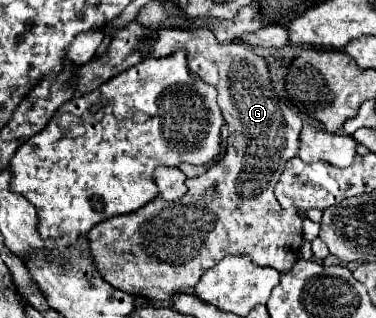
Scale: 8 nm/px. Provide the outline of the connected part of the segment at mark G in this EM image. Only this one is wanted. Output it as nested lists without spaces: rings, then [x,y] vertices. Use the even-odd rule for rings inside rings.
[[[161,28],[157,42],[153,44],[151,56],[163,58],[179,48],[187,50],[189,70],[193,70],[203,82],[215,86],[219,92],[217,102],[229,126],[225,156],[219,158],[205,174],[187,178],[185,181],[187,194],[181,196],[179,200],[165,202],[161,198],[155,198],[135,212],[113,216],[109,220],[99,222],[87,234],[89,242],[93,244],[93,256],[97,256],[95,266],[99,268],[101,276],[111,286],[127,294],[137,292],[139,296],[147,296],[153,300],[165,300],[179,288],[195,286],[209,268],[213,268],[229,254],[249,254],[259,266],[269,266],[275,268],[277,272],[287,272],[299,258],[299,246],[303,240],[301,212],[297,208],[283,210],[273,196],[275,184],[281,176],[279,170],[287,164],[289,158],[297,156],[299,152],[299,136],[303,120],[275,96],[265,60],[259,58],[253,50],[245,48],[243,44],[219,44],[209,28],[195,30]]]

